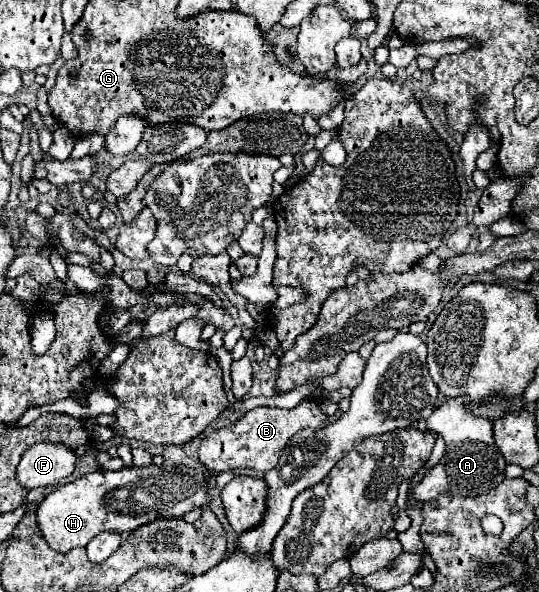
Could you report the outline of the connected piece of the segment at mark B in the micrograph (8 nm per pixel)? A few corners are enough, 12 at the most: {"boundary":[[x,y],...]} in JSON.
{"boundary":[[313,400],[259,406],[201,440],[199,460],[223,472],[267,472],[287,440],[321,428]]}

